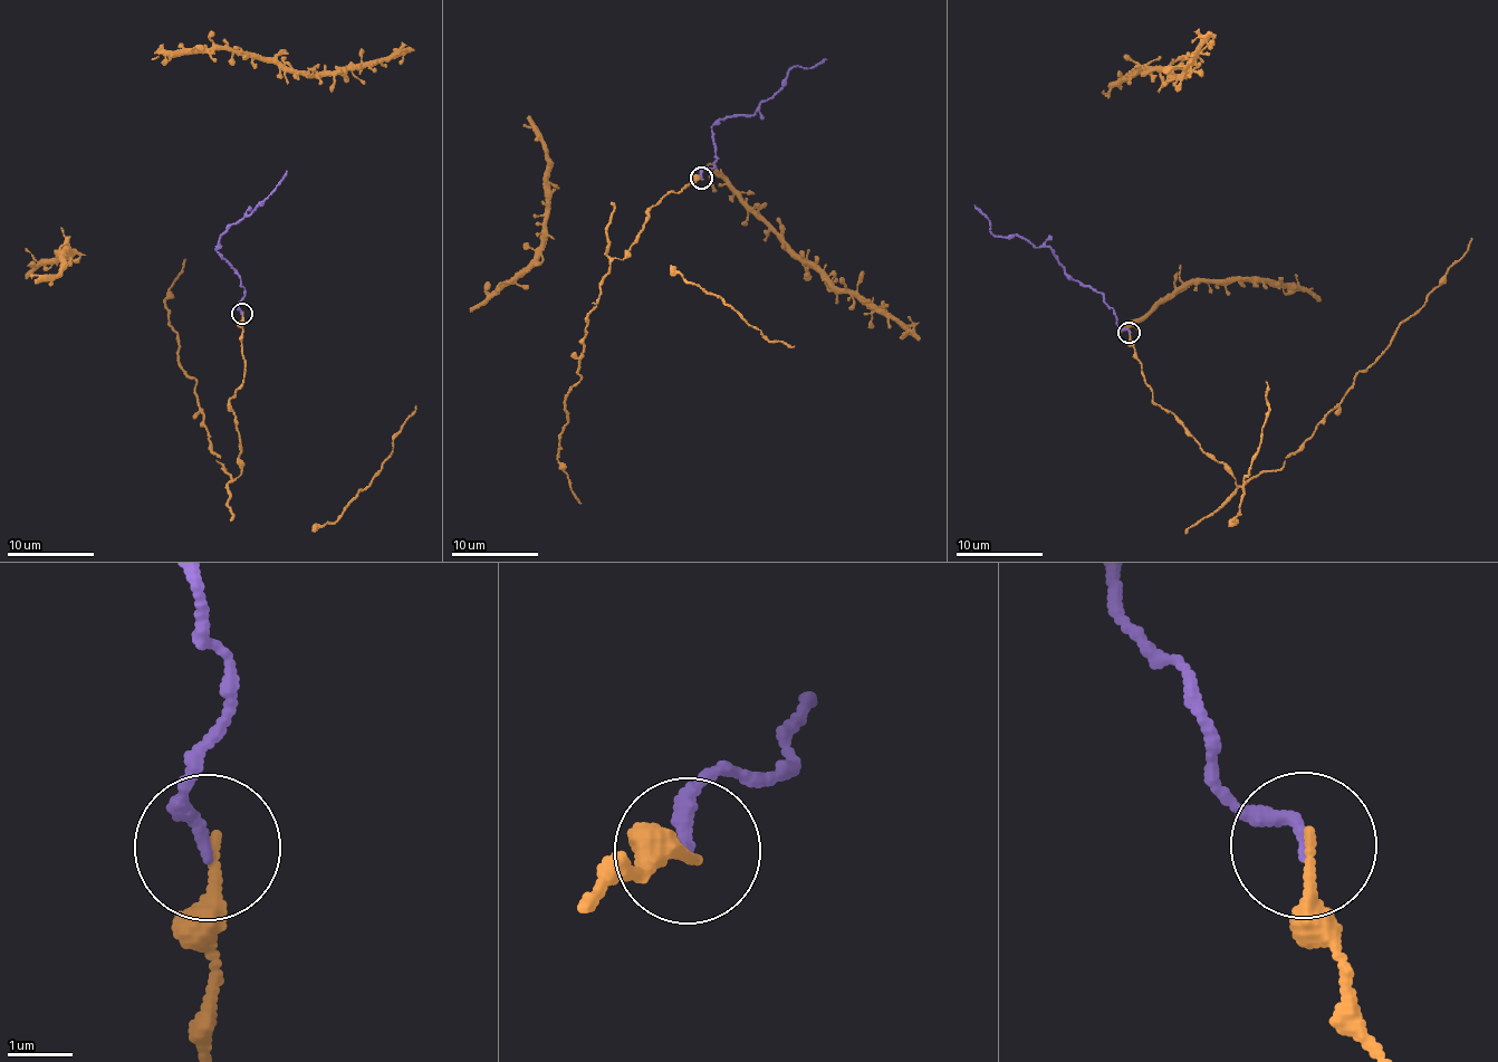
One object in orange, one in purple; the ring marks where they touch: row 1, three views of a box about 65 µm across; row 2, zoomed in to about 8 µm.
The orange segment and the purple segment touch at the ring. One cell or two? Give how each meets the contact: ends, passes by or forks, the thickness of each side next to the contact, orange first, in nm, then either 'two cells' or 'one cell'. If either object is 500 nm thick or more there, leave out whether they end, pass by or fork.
orange ends; purple ends; calibres 200 and 200 nm; one cell

